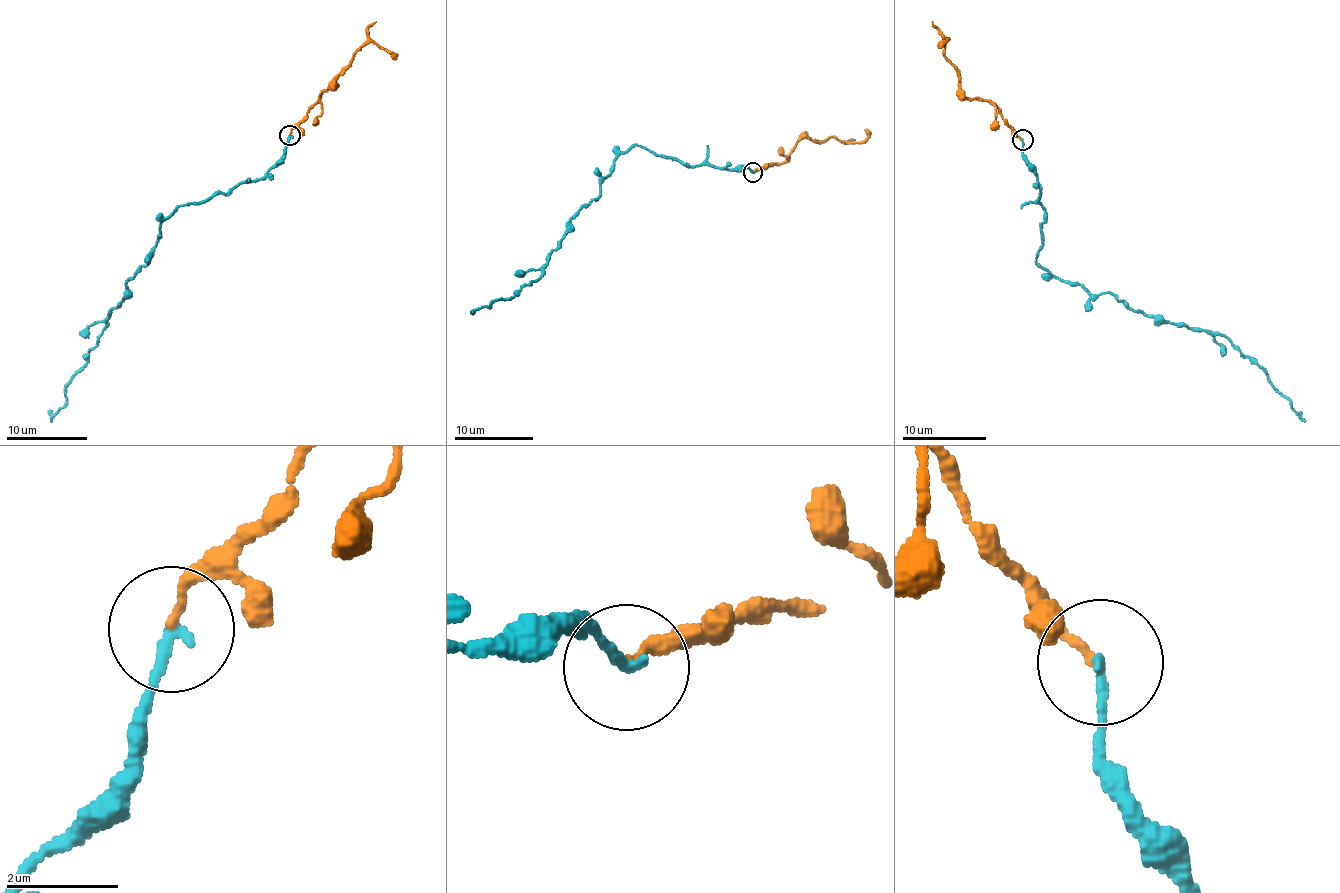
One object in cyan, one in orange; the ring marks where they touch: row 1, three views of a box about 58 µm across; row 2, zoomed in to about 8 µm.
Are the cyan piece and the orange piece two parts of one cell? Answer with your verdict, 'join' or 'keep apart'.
join

